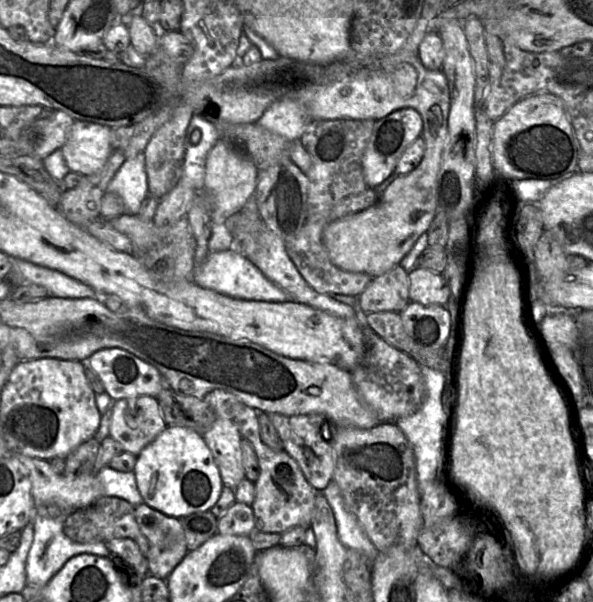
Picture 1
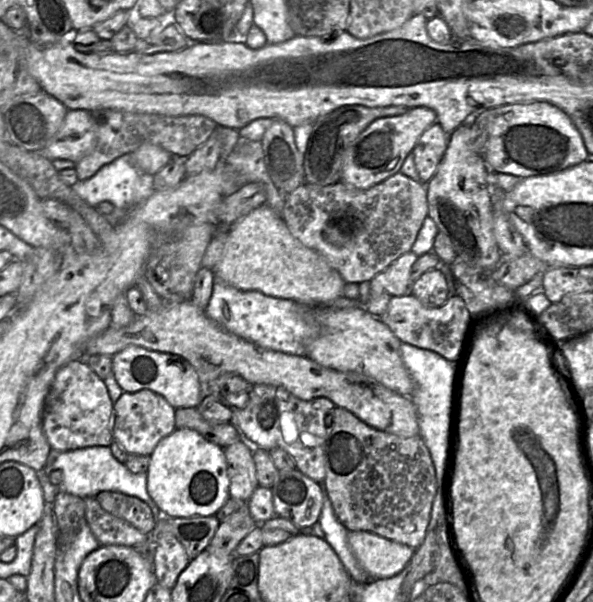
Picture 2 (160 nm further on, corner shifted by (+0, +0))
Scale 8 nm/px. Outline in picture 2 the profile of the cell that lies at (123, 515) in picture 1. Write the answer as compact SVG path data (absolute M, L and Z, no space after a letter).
M102 491L95 498L105 511L127 521L144 534L150 534L158 520L149 506L137 497Z

